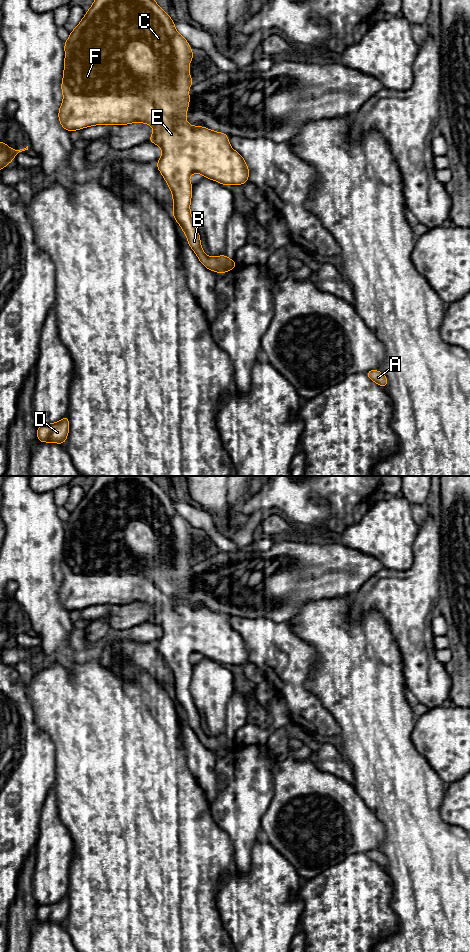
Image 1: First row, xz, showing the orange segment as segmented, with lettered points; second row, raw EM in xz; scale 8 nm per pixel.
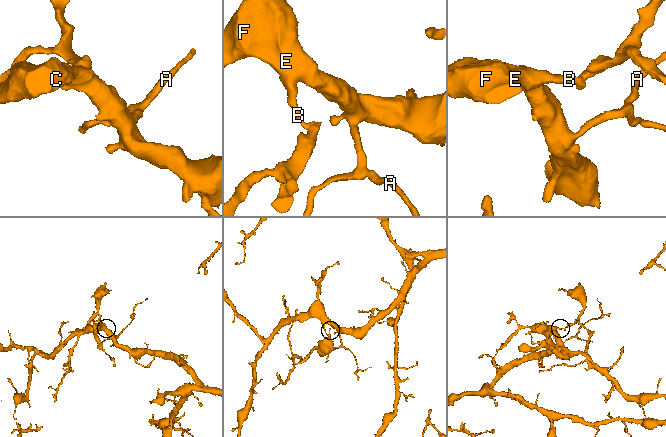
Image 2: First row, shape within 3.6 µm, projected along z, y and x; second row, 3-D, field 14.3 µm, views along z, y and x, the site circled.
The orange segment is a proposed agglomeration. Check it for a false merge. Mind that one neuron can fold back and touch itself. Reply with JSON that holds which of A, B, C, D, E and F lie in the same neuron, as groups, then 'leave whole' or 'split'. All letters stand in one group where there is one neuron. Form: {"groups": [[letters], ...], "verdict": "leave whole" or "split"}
{"groups": [["A", "B", "C", "E", "F"], ["D"]], "verdict": "split"}

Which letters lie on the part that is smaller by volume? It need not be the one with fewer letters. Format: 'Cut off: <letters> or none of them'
Cut off: D

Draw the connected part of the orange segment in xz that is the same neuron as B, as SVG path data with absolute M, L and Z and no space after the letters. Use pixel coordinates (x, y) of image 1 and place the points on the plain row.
M97 476L78 506L70 512L64 528L64 553L61 563L64 578L58 592L61 606L71 612L92 605L127 605L135 602L151 605L154 612L148 622L157 624L162 629L162 636L156 645L171 669L174 682L172 694L176 703L181 705L182 712L186 714L188 725L199 741L211 751L220 753L235 748L235 739L228 739L226 734L209 737L204 733L189 688L193 668L189 656L192 653L200 653L222 665L242 665L248 662L250 650L243 637L231 628L227 614L206 607L190 606L186 602L190 581L188 570L193 563L189 555L189 544L194 533L188 521L177 512L172 498L151 476Z

